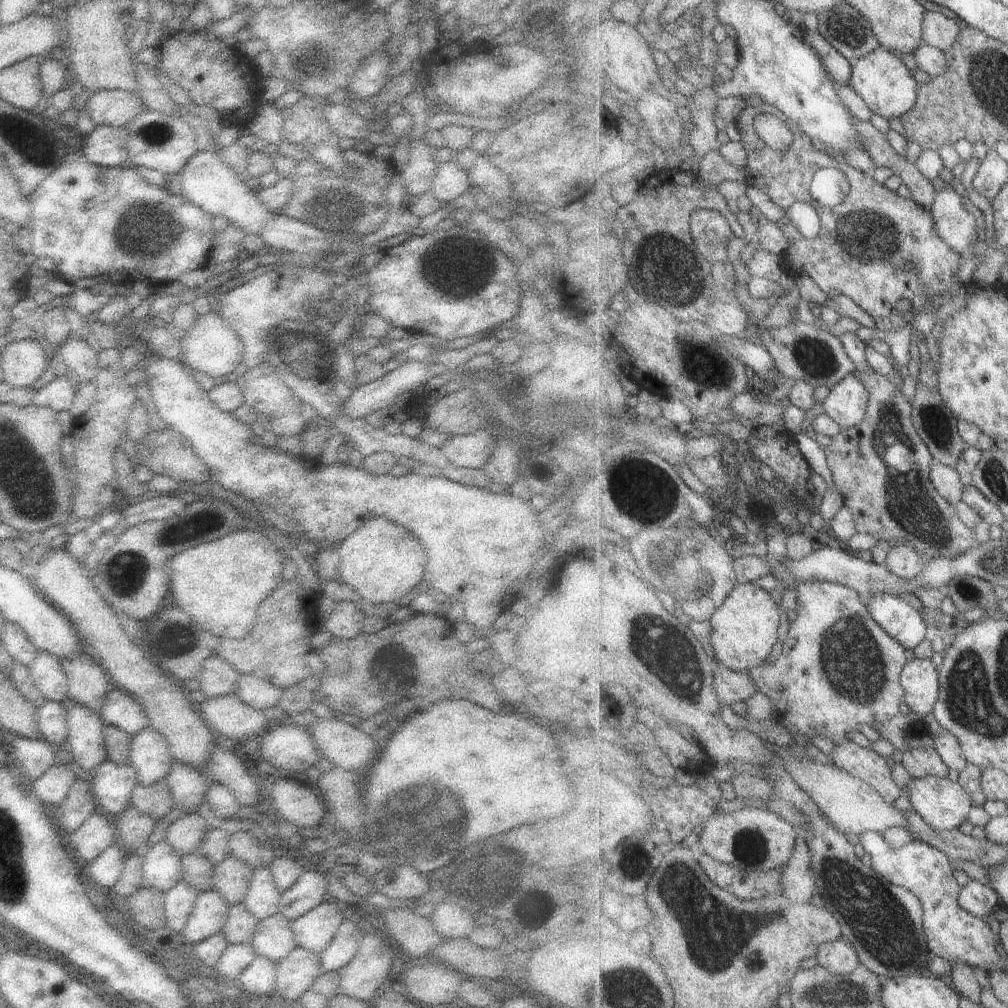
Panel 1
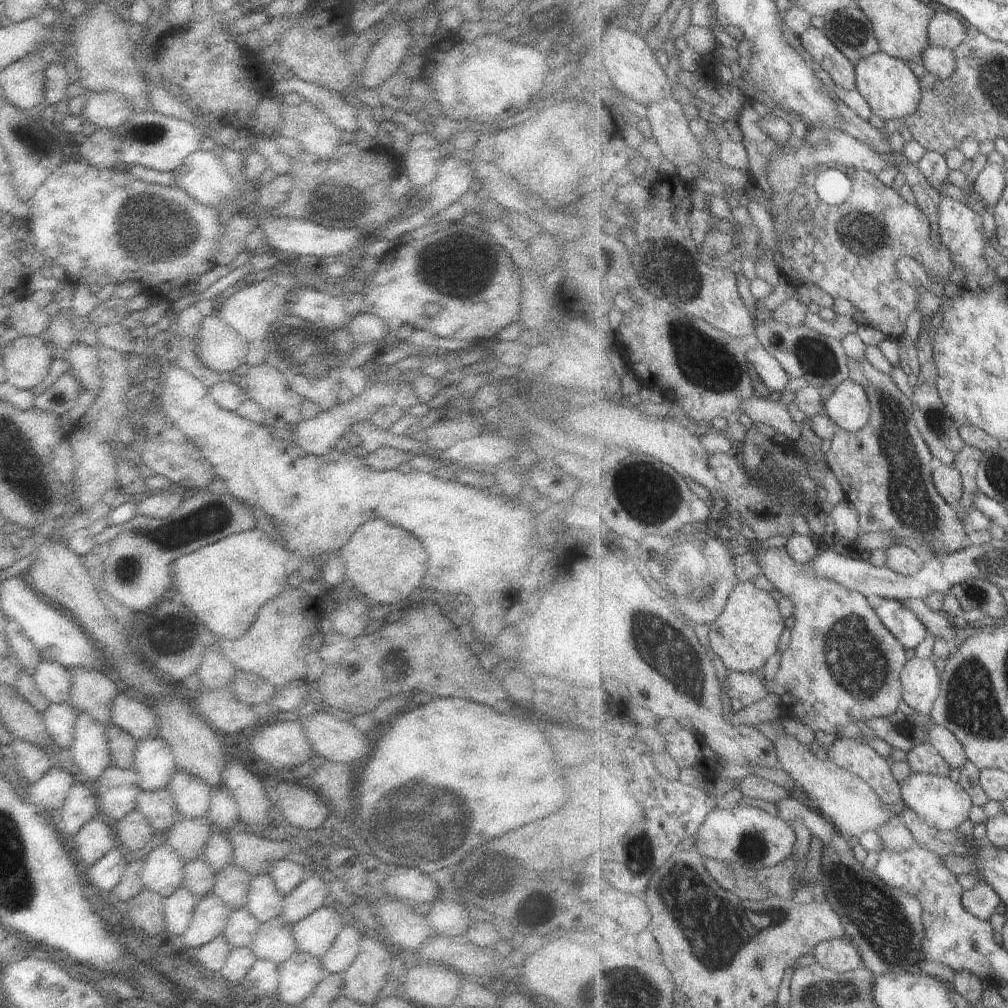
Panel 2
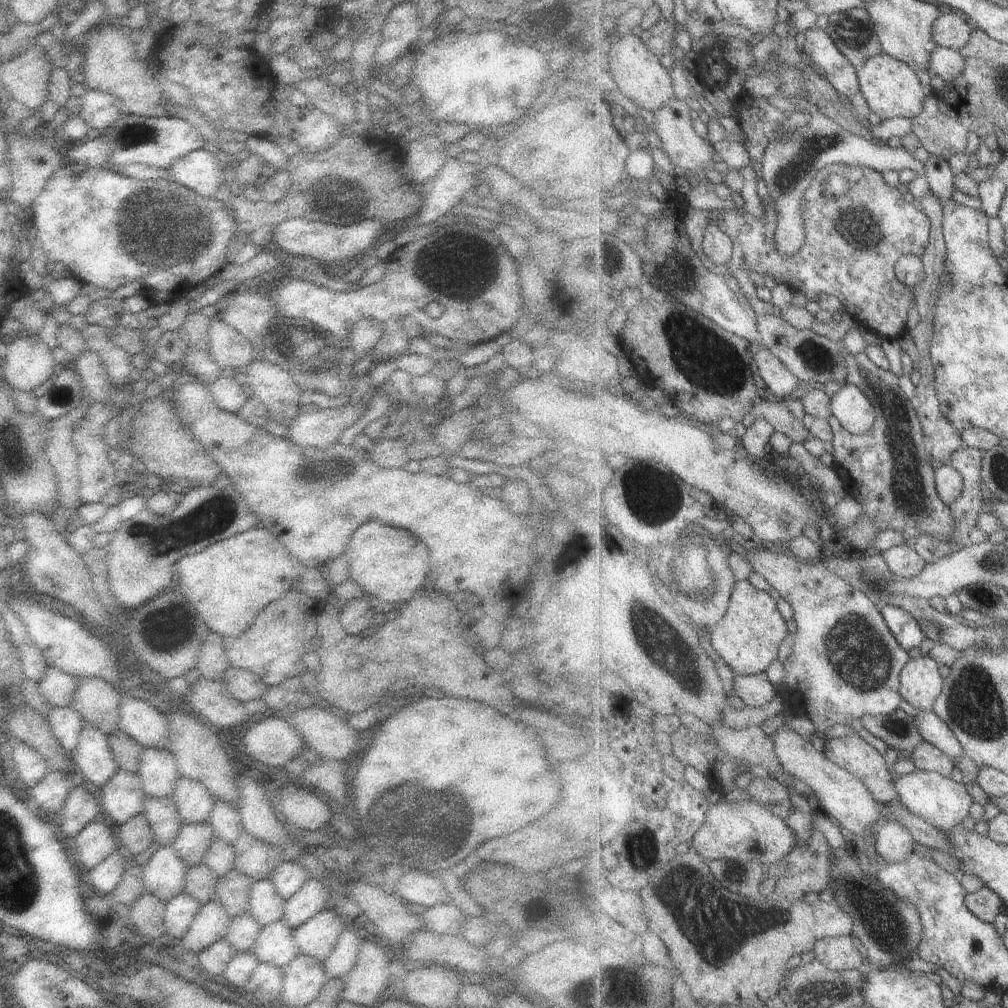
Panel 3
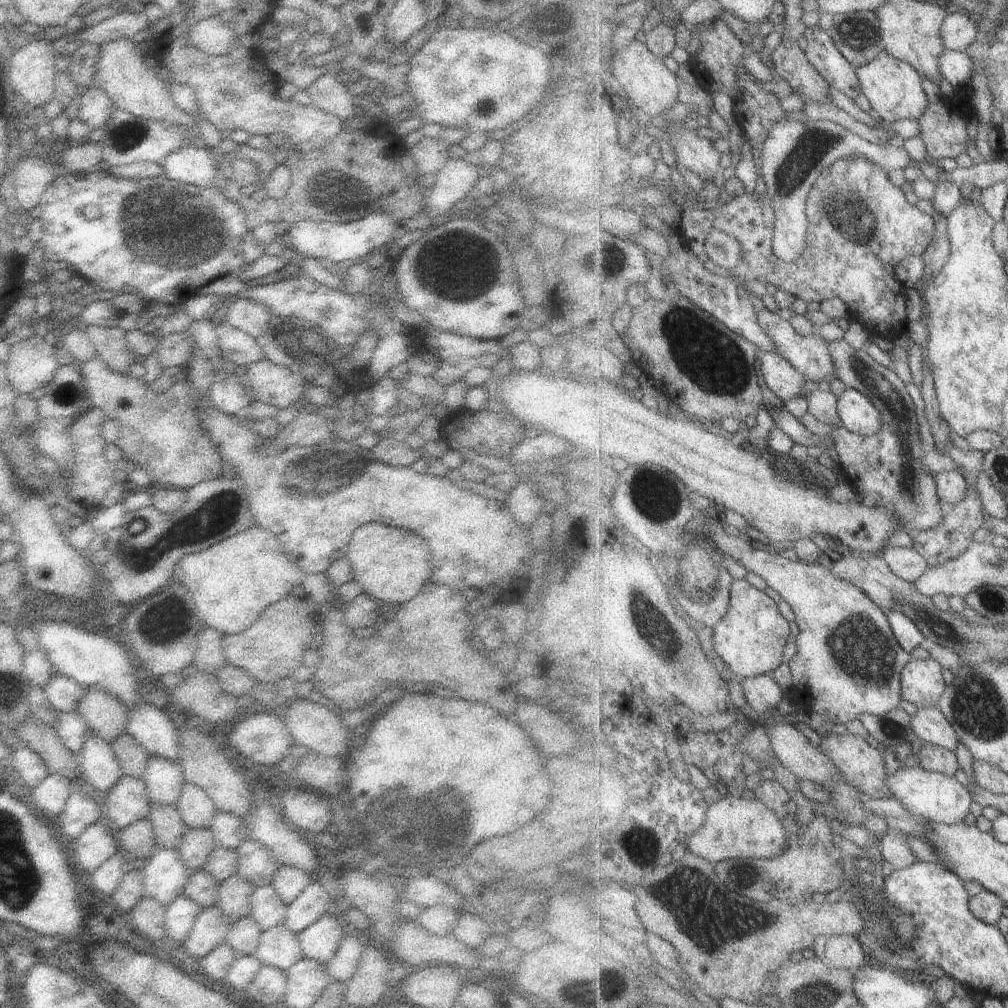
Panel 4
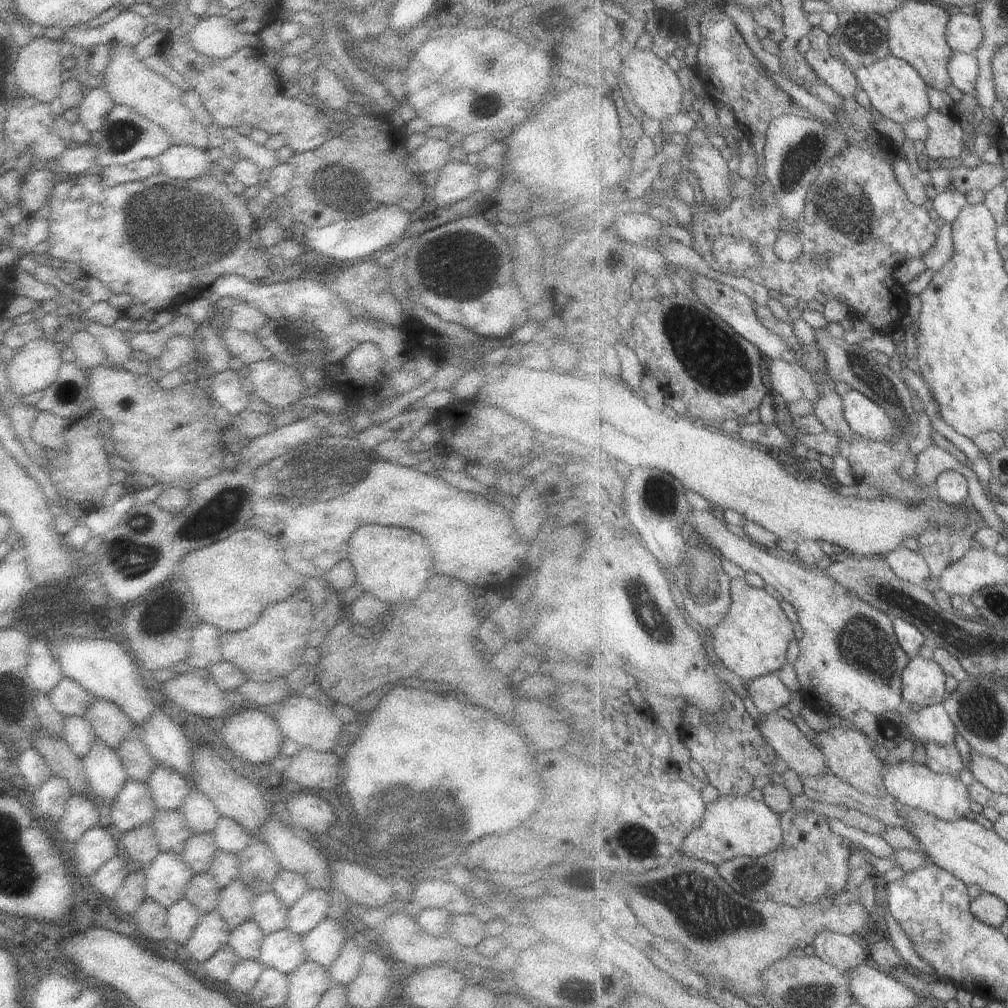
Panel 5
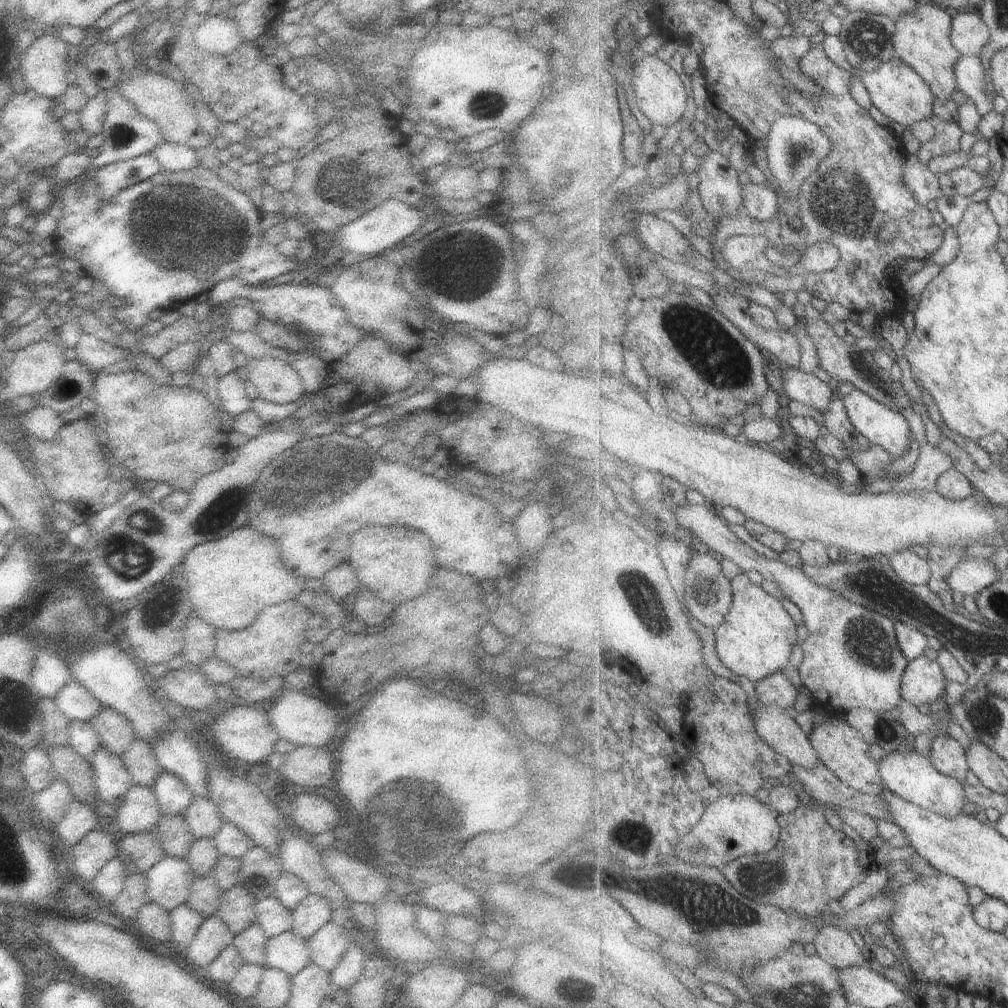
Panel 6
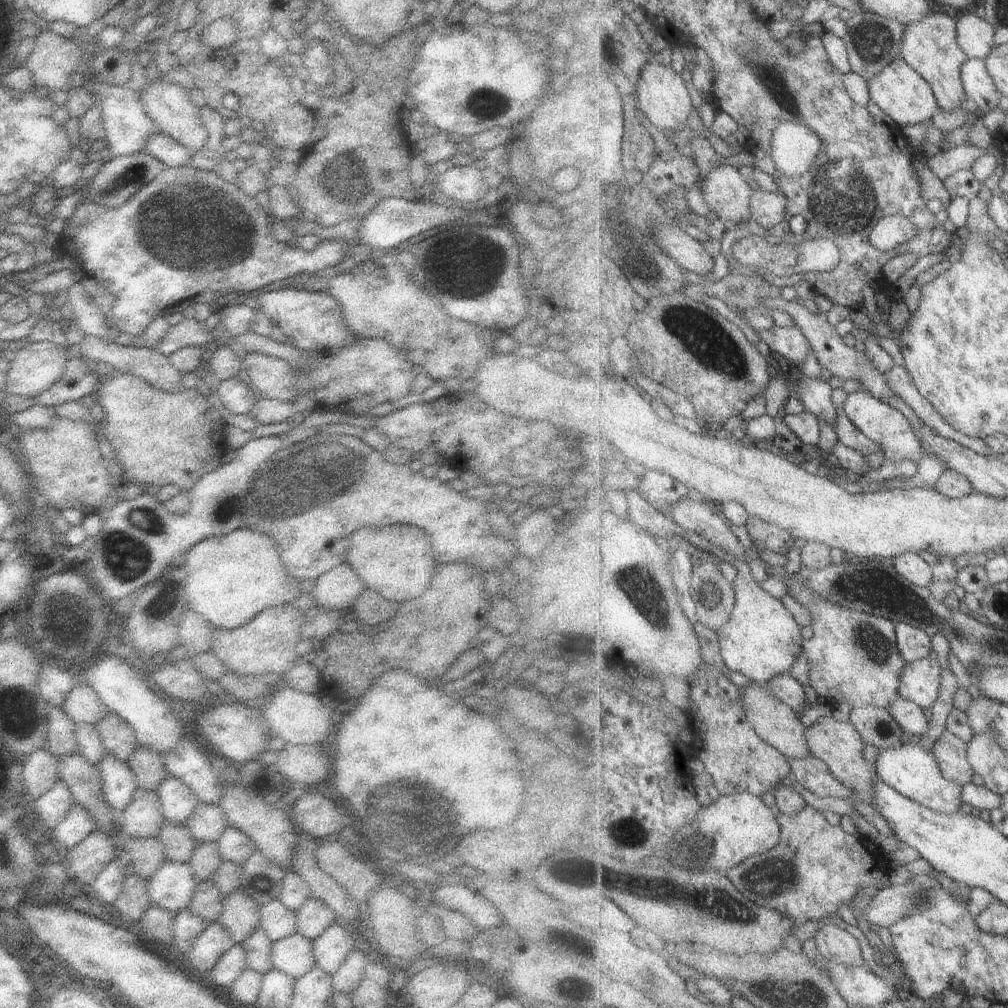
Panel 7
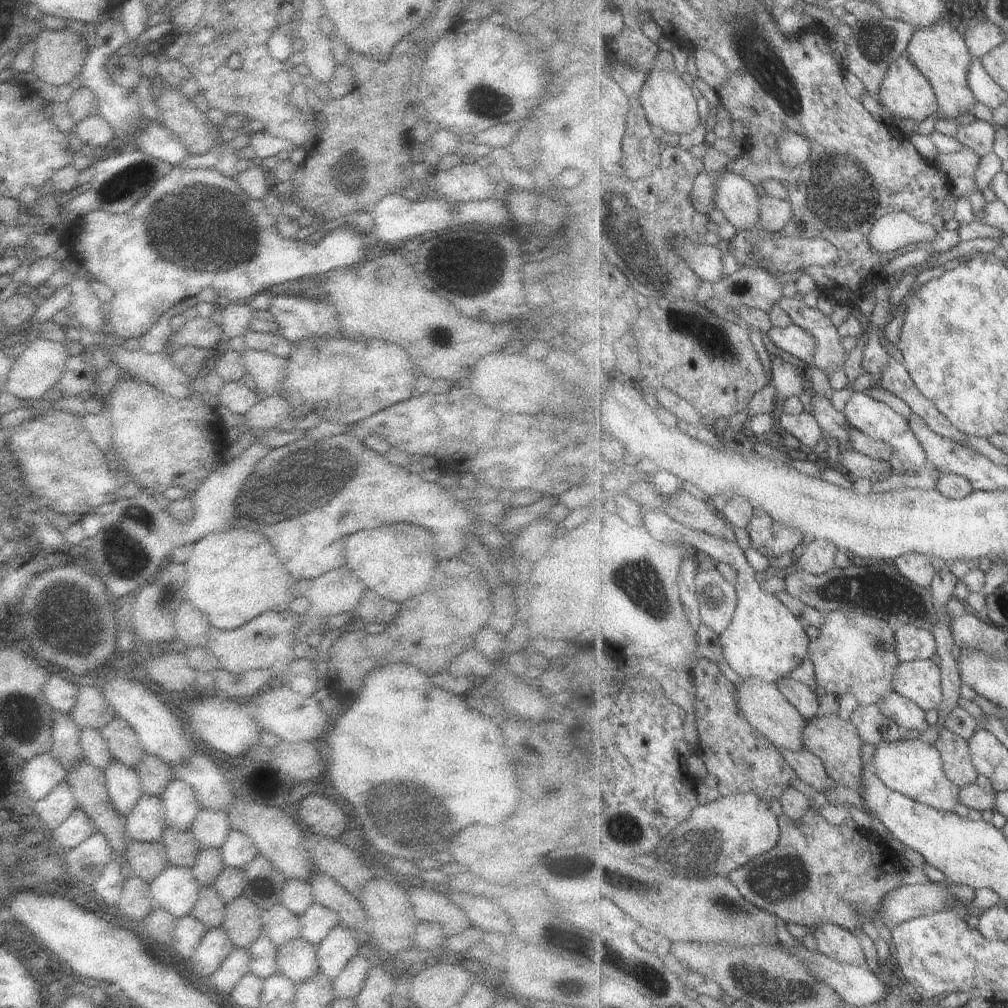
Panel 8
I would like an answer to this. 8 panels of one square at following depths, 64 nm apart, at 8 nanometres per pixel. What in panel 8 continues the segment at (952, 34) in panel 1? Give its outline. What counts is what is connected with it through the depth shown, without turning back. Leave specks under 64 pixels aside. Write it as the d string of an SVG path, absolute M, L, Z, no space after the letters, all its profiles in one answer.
M979 21L970 27L965 26L963 22L960 33L965 38L965 44L973 57L981 58L1006 42L1005 34L1001 32L1001 28L991 22Z

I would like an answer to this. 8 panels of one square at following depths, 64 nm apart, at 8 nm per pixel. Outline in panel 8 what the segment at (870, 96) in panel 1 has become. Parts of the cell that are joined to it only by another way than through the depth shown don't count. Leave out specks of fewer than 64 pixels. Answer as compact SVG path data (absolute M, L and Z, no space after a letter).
M907 54L891 64L887 75L881 82L877 96L879 98L876 100L884 109L889 110L894 118L905 118L907 121L915 120L915 122L923 123L926 119L936 115L939 108L934 86L931 86L931 82L919 72Z

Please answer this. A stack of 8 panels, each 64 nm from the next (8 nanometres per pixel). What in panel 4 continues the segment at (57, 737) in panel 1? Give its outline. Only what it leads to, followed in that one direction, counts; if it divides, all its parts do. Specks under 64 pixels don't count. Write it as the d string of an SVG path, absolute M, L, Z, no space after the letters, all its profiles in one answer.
M77 711L70 713L58 712L55 730L63 744L72 752L73 756L79 757L83 748L84 740L90 733L86 720Z

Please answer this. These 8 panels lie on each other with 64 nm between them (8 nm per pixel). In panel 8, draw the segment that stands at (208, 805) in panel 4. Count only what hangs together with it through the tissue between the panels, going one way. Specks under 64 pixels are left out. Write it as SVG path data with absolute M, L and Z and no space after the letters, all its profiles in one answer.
M200 806L195 820L191 822L191 835L197 842L198 849L221 848L229 830L231 830L226 812Z

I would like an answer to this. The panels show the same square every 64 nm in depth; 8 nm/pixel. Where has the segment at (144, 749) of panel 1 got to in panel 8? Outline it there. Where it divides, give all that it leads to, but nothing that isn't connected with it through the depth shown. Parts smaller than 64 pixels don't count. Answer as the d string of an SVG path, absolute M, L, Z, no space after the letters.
M173 778L169 786L161 792L161 804L164 809L164 822L177 830L190 830L200 805L193 788L185 782Z

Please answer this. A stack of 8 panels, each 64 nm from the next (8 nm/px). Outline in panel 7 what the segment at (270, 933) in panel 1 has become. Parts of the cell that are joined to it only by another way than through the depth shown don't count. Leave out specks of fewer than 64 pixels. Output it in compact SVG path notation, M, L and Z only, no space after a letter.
M299 932L273 942L271 960L277 970L285 972L293 980L301 978L315 966L311 942L305 940L303 936L299 936Z

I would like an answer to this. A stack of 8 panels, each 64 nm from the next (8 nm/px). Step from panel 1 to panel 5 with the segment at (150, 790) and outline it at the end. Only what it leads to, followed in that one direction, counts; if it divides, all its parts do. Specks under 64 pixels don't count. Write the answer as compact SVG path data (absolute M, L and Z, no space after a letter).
M156 808L152 825L156 830L158 847L163 852L169 851L179 855L179 852L183 852L183 840L187 840L187 836L195 836L180 811Z

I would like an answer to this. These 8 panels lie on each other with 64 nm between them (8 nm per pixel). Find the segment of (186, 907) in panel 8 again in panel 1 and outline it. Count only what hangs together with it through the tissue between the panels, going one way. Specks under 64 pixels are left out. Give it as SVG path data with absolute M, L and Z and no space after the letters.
M165 838L151 847L145 847L141 853L144 858L142 884L146 887L156 888L165 894L182 880L181 856L167 844Z

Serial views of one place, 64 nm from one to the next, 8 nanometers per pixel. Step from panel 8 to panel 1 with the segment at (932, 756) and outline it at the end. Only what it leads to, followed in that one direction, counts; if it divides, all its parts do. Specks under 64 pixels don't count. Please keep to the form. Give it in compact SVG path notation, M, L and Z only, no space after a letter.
M927 775L921 778L911 778L905 789L912 808L915 809L934 829L946 831L959 829L967 820L969 810L974 802L971 795L959 781L952 782L948 777Z

